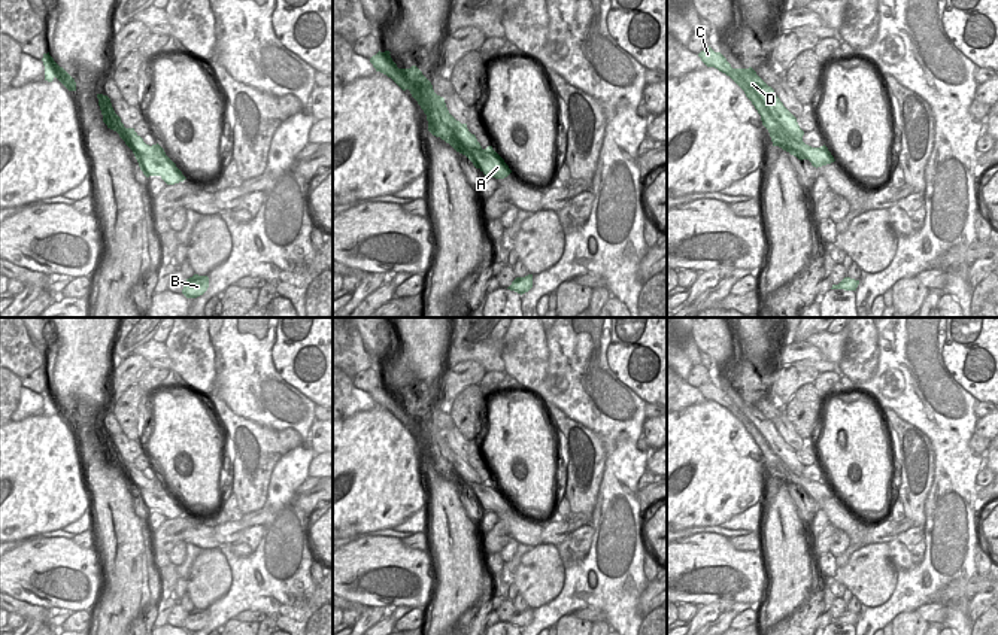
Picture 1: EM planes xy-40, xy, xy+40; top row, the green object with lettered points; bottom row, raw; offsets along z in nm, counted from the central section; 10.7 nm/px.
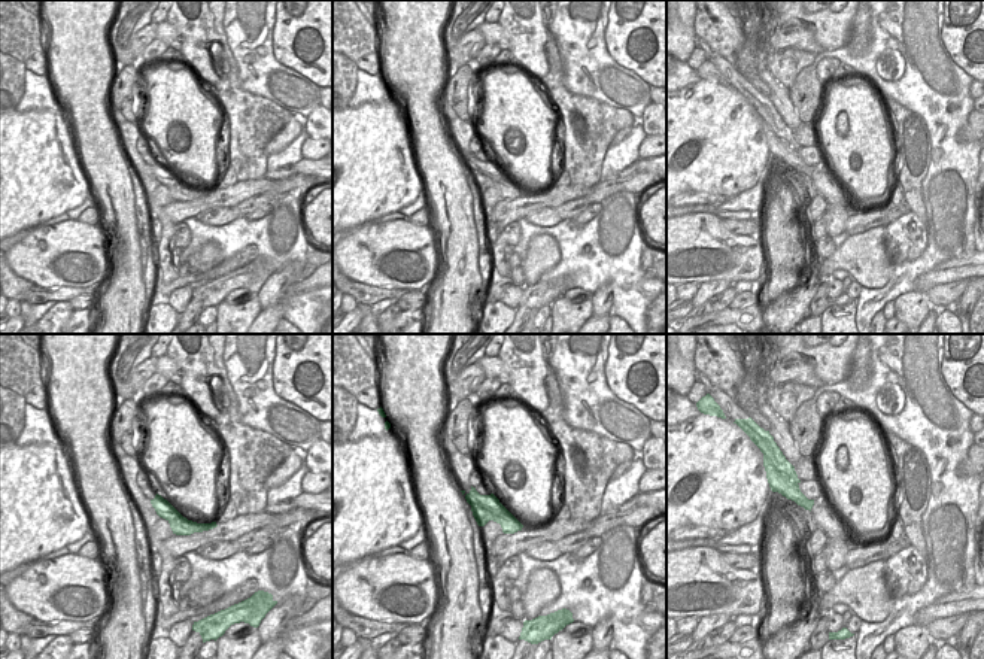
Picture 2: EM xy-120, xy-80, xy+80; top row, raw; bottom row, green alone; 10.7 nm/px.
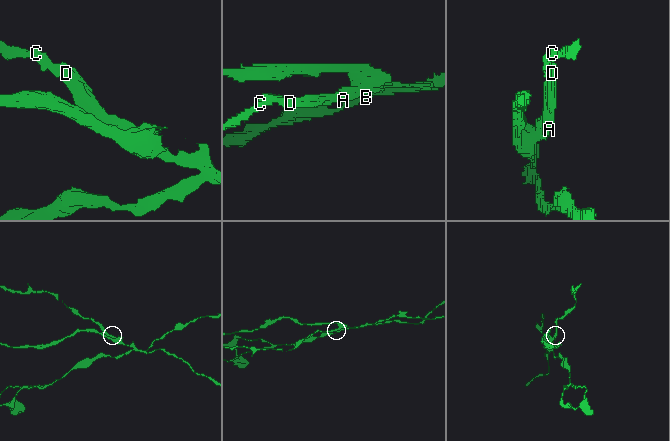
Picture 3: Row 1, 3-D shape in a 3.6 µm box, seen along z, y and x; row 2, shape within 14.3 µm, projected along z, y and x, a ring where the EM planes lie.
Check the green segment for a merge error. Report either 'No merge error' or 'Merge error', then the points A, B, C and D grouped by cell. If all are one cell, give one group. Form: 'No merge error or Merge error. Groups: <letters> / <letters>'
Merge error. Groups: A C / B D.

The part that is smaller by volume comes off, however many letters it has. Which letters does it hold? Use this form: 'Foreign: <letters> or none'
Foreign: A, C

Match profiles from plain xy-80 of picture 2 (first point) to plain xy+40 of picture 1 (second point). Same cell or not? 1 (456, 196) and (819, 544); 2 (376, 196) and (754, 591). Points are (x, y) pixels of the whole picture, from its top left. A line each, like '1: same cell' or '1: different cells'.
1: different cells
2: different cells

